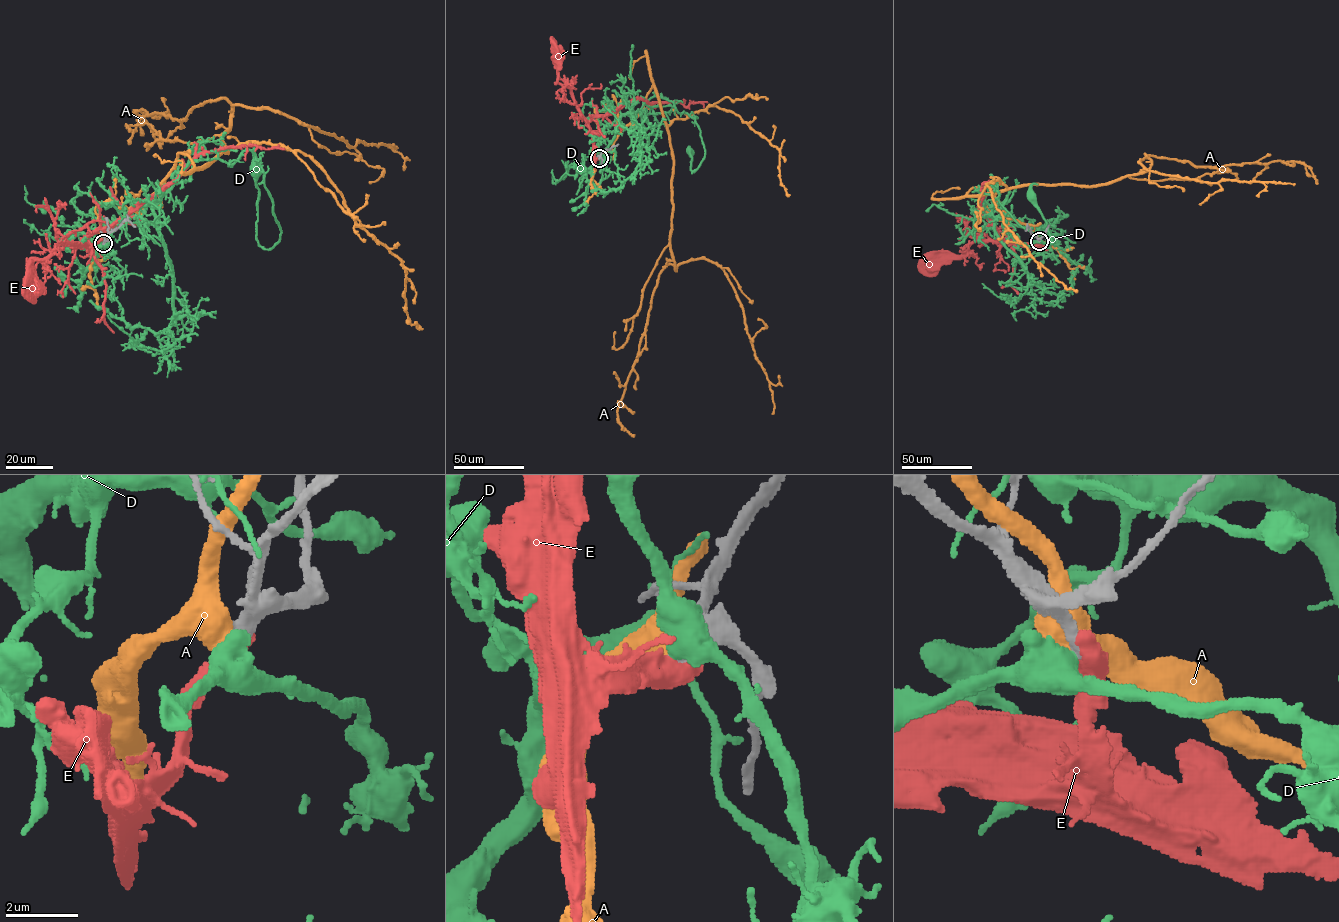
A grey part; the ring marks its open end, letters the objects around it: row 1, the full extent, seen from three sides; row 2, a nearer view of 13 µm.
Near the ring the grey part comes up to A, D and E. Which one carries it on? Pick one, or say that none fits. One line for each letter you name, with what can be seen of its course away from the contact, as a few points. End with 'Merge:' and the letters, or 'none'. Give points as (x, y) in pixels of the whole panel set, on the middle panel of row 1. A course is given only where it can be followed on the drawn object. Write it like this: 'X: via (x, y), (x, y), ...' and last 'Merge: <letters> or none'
E: via (599, 158), (594, 156), (588, 124), (592, 117), (606, 116), (638, 99), (680, 102), (686, 107), (707, 102)
Merge: E

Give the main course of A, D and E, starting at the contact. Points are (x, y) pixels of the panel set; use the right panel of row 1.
A: (1039, 240), (986, 188), (967, 194), (1109, 184), (1144, 172), (1145, 158), (1148, 170), (1198, 181), (1294, 183)
D: (1039, 241), (1018, 242), (977, 191), (990, 194), (994, 185), (1017, 223), (1050, 244), (1031, 196)
E: (1039, 241), (1039, 246), (1018, 245), (998, 236), (997, 229), (980, 206), (983, 183), (988, 182), (983, 184)

